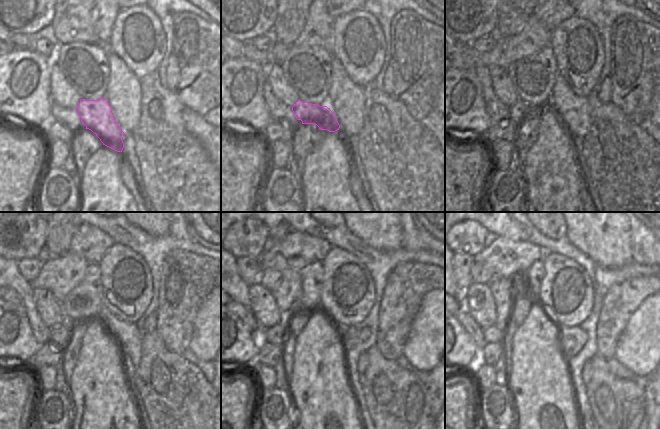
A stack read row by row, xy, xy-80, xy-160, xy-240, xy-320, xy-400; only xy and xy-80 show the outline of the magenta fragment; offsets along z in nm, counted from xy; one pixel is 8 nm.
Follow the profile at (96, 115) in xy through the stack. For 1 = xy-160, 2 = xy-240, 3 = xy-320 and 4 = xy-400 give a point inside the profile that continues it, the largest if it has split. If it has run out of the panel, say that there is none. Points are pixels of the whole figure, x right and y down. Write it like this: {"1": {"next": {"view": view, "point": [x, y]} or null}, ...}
{"1": {"next": {"view": "xy-160", "point": [519, 110]}}, "2": {"next": {"view": "xy-240", "point": [59, 334]}}, "3": {"next": {"view": "xy-320", "point": [278, 334]}}, "4": {"next": {"view": "xy-400", "point": [491, 334]}}}

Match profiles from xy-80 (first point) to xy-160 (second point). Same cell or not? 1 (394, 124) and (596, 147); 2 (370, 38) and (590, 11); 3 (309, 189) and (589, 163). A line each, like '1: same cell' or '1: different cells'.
1: same cell
2: different cells
3: different cells

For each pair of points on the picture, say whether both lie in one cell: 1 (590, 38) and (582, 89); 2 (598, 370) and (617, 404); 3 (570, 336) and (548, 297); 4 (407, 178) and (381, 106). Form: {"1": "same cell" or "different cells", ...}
{"1": "same cell", "2": "same cell", "3": "different cells", "4": "same cell"}

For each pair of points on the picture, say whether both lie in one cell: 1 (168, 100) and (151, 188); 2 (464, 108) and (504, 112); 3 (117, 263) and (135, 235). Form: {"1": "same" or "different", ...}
{"1": "same", "2": "different", "3": "different"}

